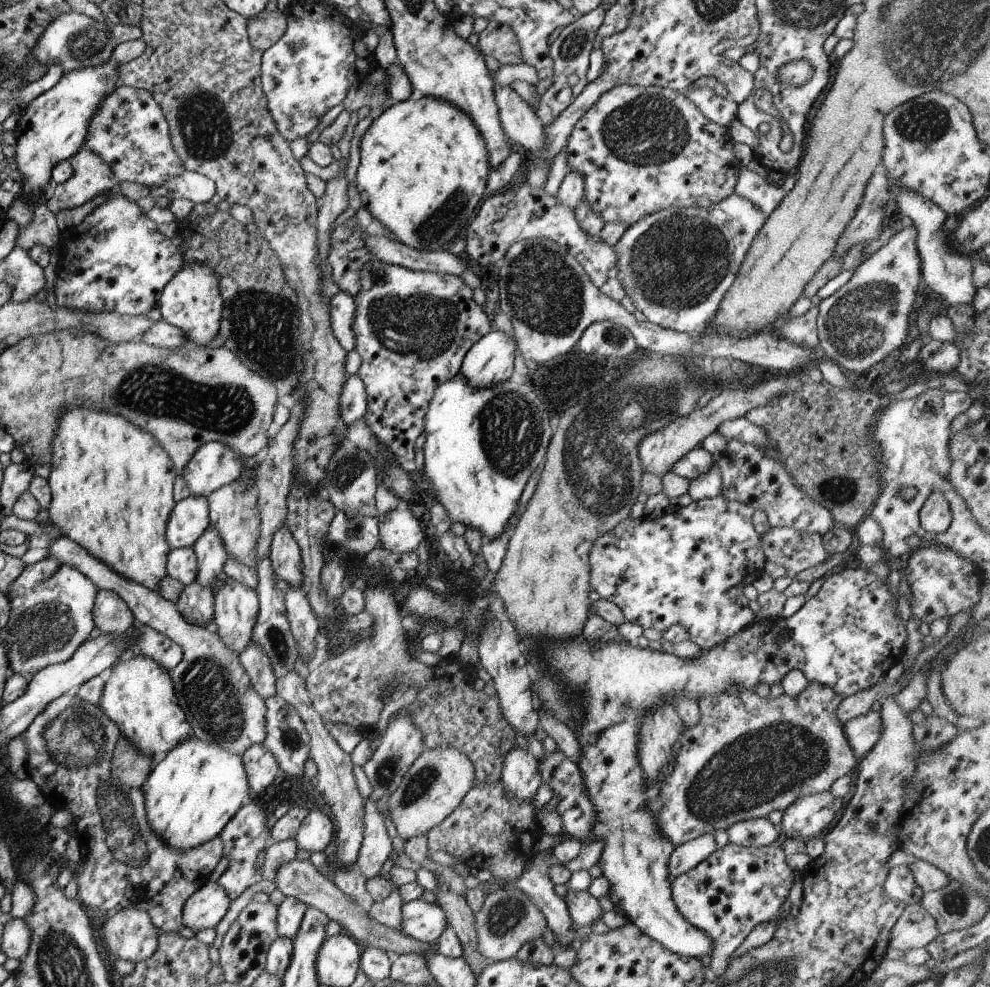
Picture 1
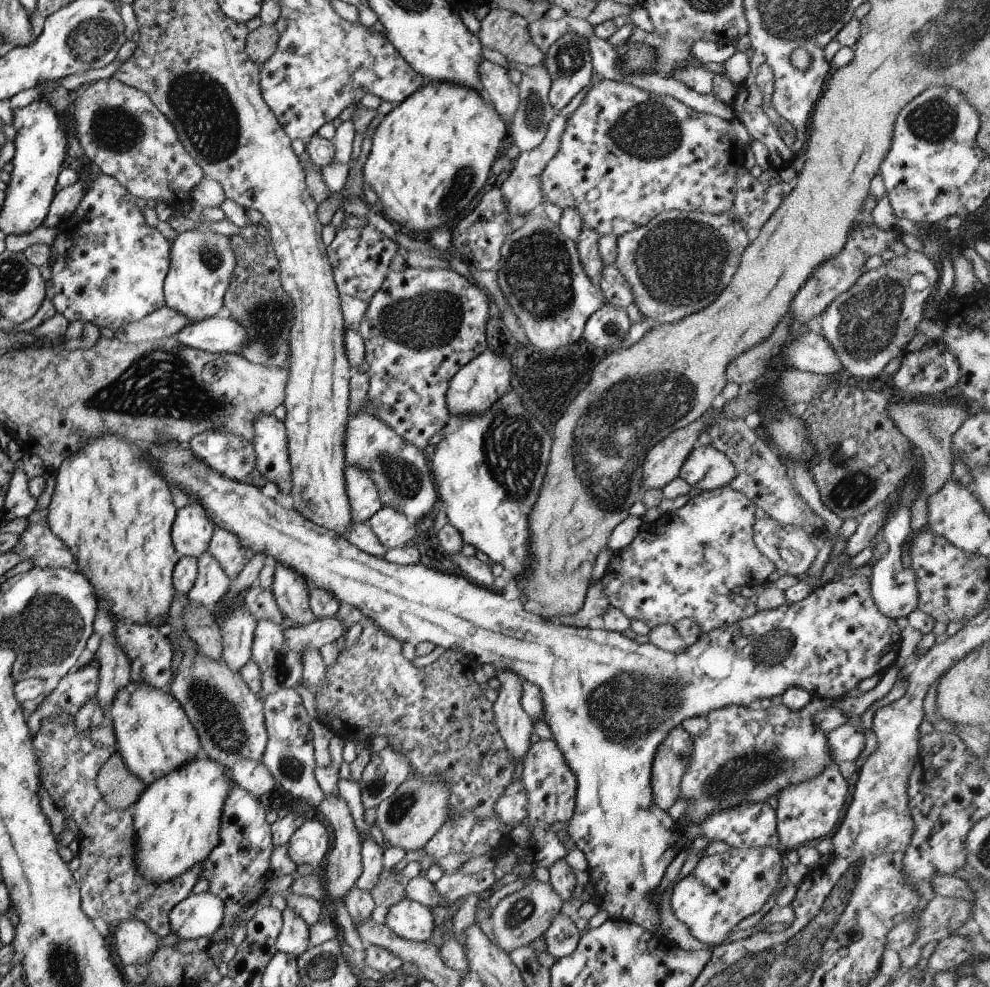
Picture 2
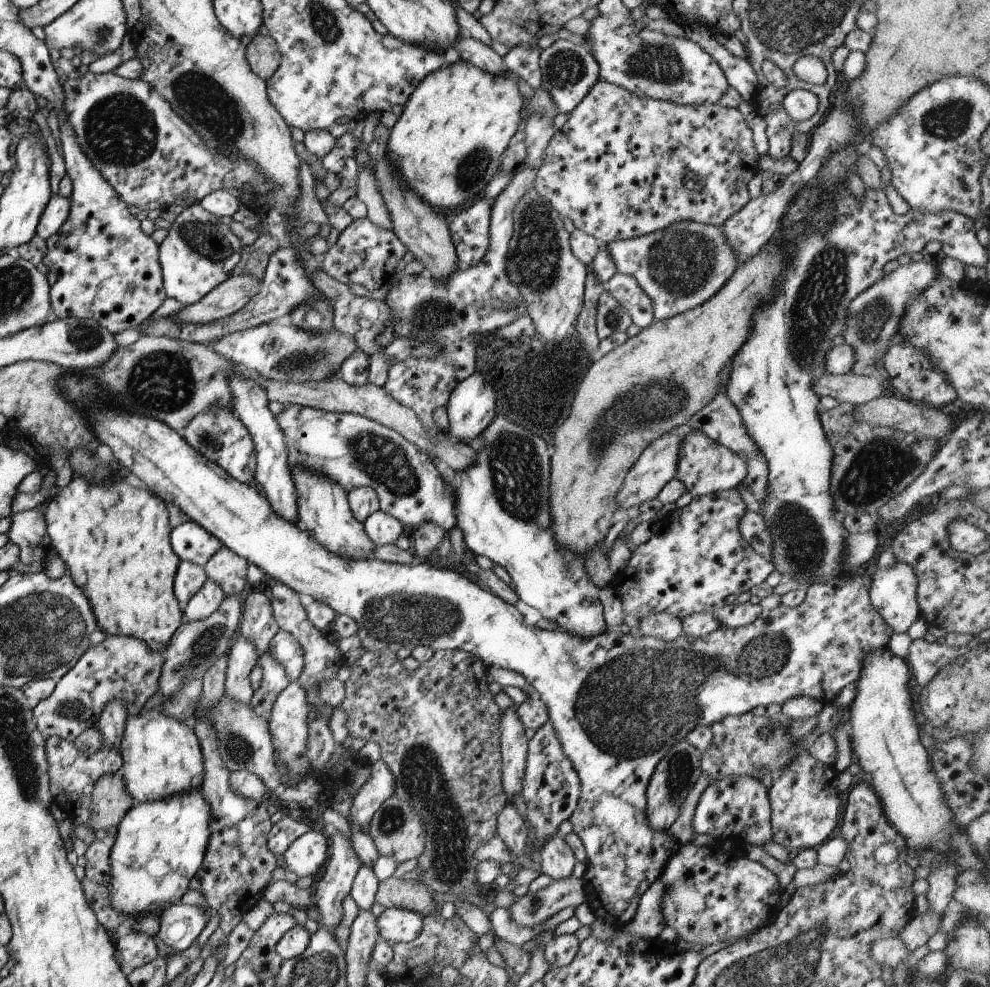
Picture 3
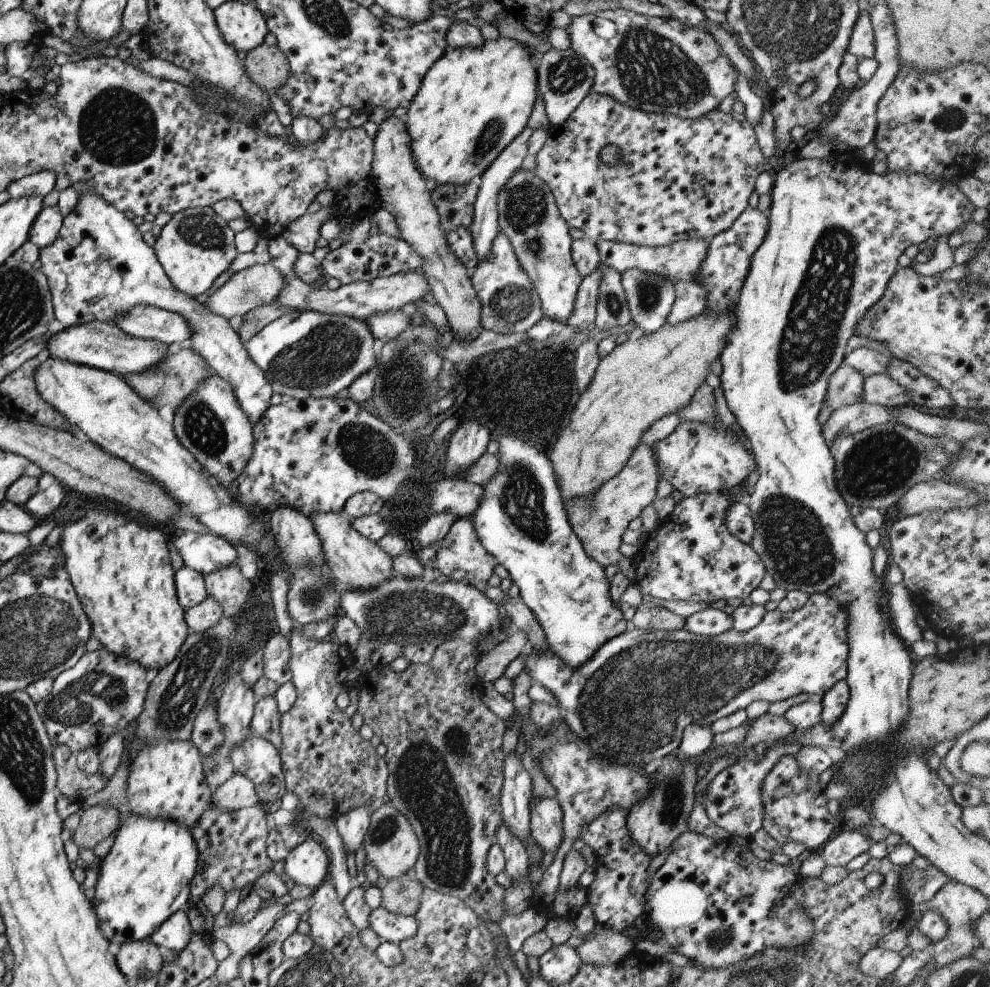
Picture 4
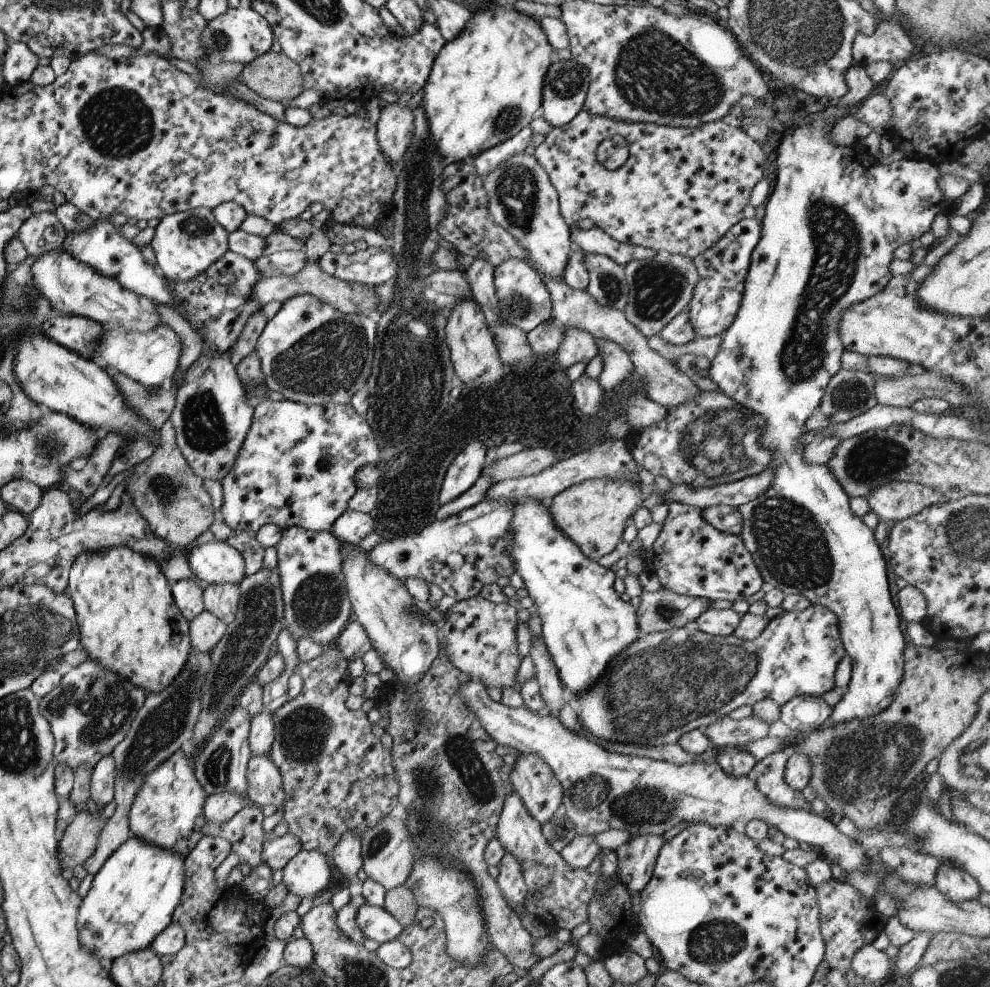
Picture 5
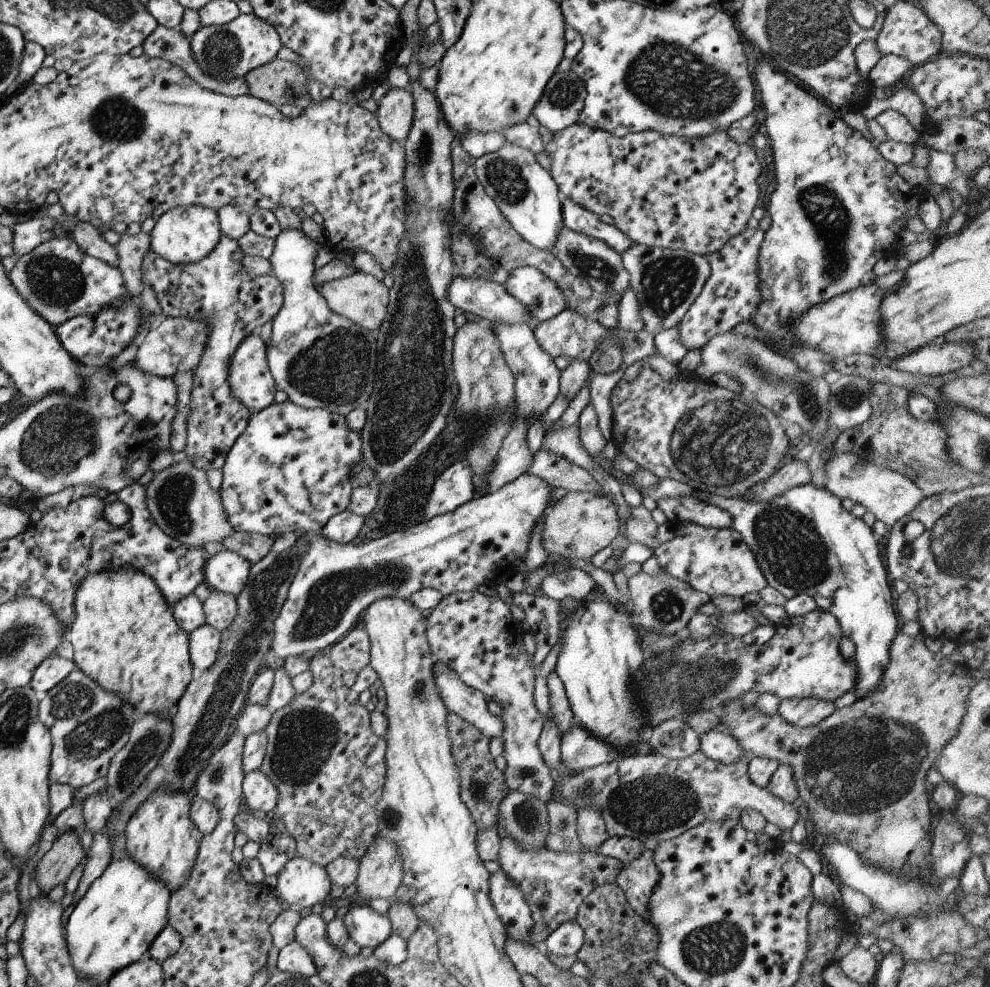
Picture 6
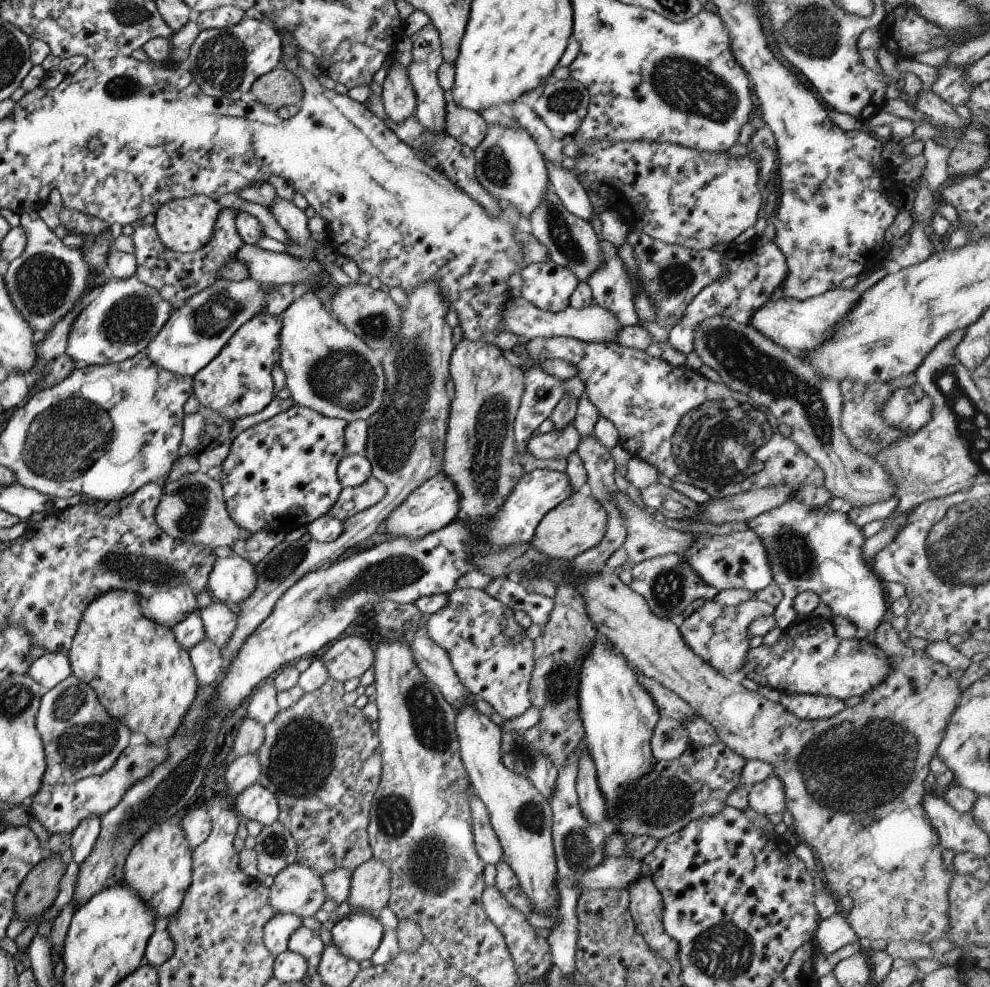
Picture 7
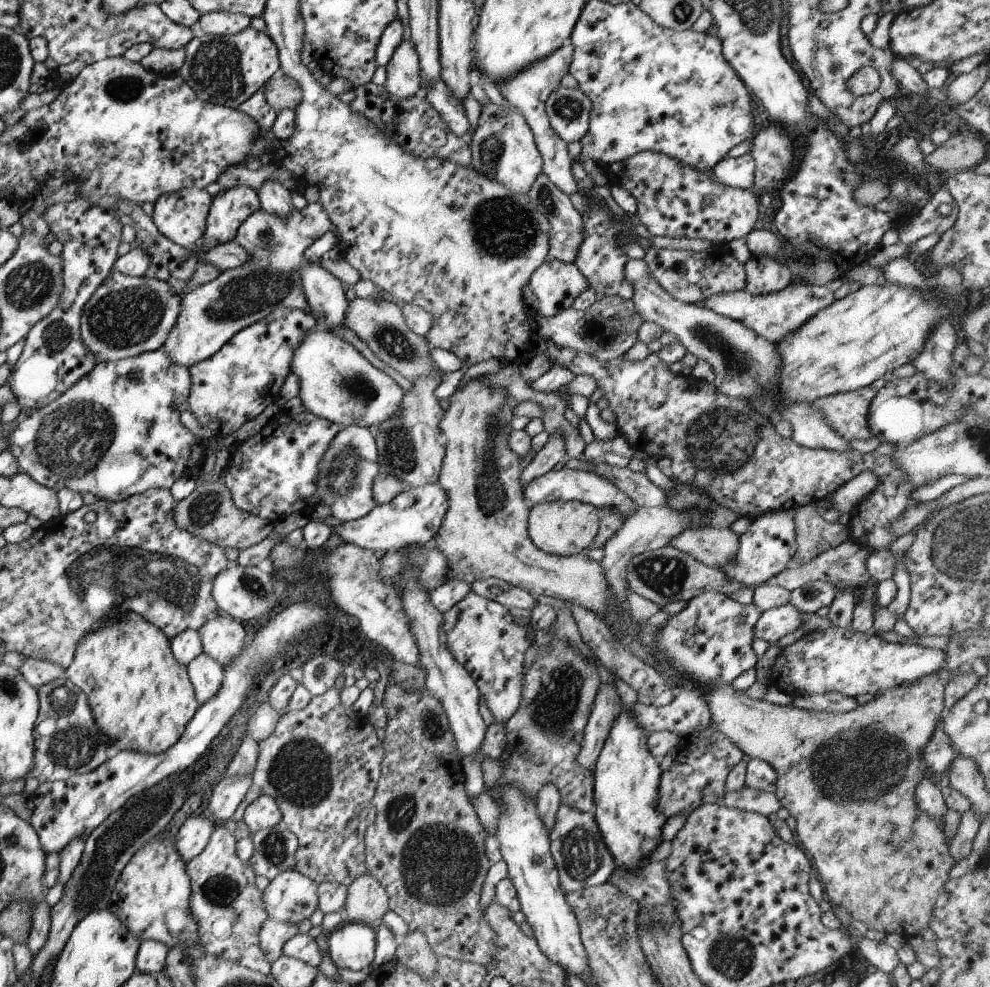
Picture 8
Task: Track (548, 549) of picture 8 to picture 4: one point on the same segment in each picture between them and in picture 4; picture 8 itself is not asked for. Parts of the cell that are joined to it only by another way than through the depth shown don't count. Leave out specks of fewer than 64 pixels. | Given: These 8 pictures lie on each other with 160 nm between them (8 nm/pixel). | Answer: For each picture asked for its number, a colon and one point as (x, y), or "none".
4: (599, 520)
5: (591, 513)
6: (579, 524)
7: (576, 524)

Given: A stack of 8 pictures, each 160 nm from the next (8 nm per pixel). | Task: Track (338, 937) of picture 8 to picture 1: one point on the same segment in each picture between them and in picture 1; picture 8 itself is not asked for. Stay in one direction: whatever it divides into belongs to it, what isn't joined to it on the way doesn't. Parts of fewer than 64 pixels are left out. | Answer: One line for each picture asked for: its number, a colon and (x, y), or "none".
1: (422, 921)
2: (409, 920)
3: (396, 924)
4: (391, 927)
5: (376, 923)
6: (366, 928)
7: (356, 936)

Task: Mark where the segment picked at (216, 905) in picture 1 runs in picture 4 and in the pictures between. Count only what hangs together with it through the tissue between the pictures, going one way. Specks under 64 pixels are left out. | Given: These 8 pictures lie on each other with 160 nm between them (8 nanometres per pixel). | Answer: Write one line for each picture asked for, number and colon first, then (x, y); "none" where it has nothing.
2: (198, 915)
3: (179, 925)
4: (174, 932)

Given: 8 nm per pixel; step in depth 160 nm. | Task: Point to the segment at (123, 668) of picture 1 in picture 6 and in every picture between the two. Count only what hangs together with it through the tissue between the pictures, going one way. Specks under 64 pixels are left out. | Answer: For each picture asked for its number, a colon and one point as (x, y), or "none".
2: (154, 737)
3: (161, 757)
4: (166, 780)
5: (166, 812)
6: (159, 836)

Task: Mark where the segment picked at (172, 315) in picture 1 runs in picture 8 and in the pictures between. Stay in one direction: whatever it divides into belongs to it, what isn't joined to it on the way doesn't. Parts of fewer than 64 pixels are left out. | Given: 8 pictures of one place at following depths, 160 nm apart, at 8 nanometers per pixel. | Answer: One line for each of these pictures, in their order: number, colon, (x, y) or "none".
2: (200, 266)
3: (198, 251)
4: (195, 245)
5: (185, 243)
6: (186, 234)
7: (183, 225)
8: (180, 216)

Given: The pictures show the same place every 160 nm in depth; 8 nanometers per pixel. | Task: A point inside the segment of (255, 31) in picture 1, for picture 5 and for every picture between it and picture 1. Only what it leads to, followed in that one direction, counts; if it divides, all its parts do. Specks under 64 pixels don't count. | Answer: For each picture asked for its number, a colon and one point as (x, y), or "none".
2: (261, 43)
3: (261, 53)
4: (266, 66)
5: (274, 76)

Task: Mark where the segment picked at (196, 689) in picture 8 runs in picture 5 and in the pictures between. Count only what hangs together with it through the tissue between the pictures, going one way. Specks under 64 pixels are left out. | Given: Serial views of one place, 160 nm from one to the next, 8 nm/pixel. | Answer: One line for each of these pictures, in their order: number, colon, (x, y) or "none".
5: (204, 631)
6: (203, 643)
7: (205, 657)

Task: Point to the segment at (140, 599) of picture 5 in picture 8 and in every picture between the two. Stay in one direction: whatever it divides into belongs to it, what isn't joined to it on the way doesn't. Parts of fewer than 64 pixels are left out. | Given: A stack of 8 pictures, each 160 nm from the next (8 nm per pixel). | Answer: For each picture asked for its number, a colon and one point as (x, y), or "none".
6: (123, 636)
7: (140, 675)
8: (140, 698)

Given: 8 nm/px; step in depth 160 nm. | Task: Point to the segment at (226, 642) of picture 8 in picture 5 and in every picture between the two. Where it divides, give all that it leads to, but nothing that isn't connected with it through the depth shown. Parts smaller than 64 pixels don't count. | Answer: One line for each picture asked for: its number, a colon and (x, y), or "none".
5: (220, 600)
6: (219, 609)
7: (218, 620)

